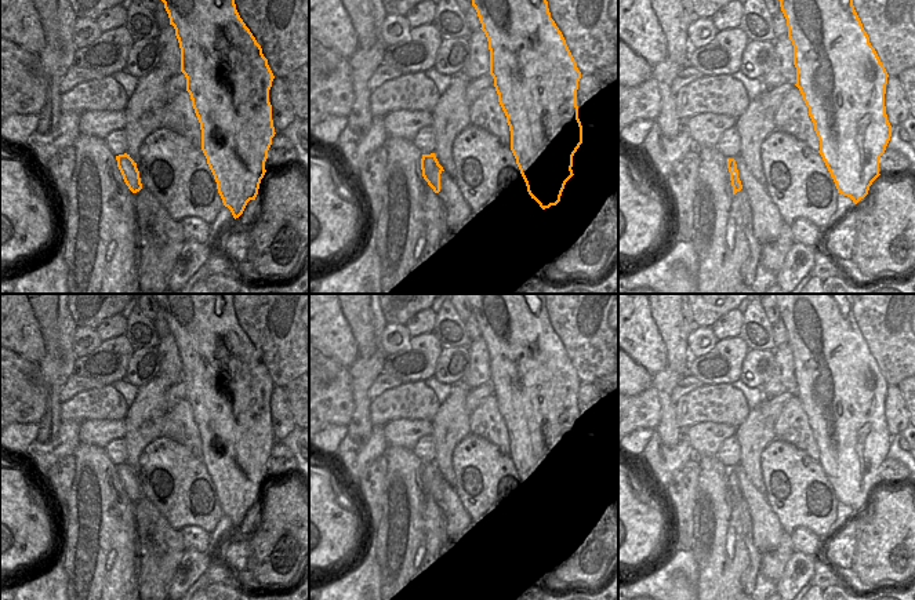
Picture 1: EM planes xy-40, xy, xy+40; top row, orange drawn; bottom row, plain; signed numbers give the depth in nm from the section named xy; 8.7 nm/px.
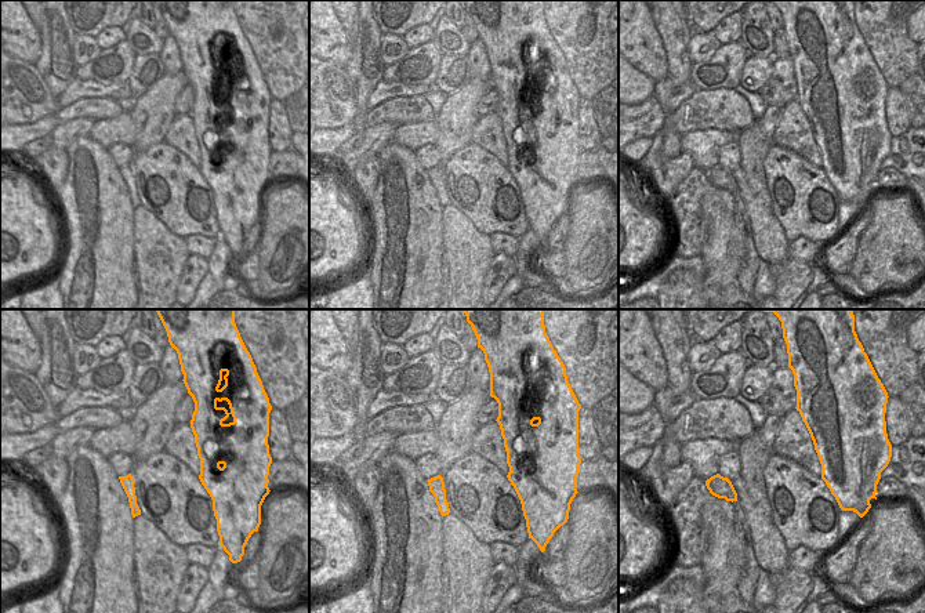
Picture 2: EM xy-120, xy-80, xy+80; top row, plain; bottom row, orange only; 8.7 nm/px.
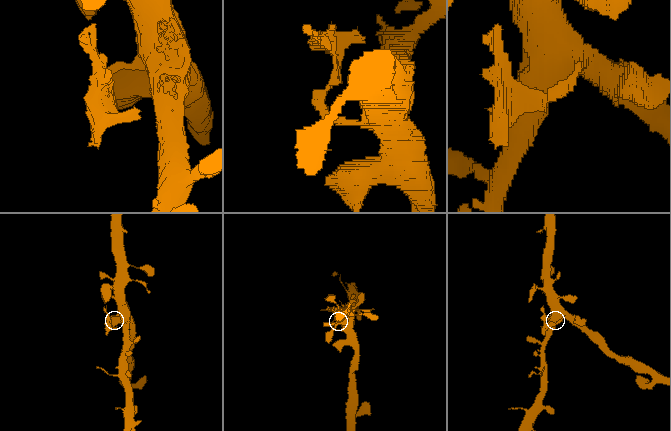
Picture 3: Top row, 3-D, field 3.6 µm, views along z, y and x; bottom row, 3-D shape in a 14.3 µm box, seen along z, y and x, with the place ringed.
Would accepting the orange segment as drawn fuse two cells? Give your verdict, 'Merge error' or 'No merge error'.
Merge error

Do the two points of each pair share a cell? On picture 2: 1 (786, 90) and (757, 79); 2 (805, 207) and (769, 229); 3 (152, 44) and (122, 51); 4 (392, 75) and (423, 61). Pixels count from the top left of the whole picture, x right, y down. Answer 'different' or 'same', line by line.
1: different
2: different
3: different
4: same

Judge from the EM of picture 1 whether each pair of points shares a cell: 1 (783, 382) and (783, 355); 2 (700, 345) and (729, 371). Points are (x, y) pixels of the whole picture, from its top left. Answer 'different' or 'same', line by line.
1: same
2: different

